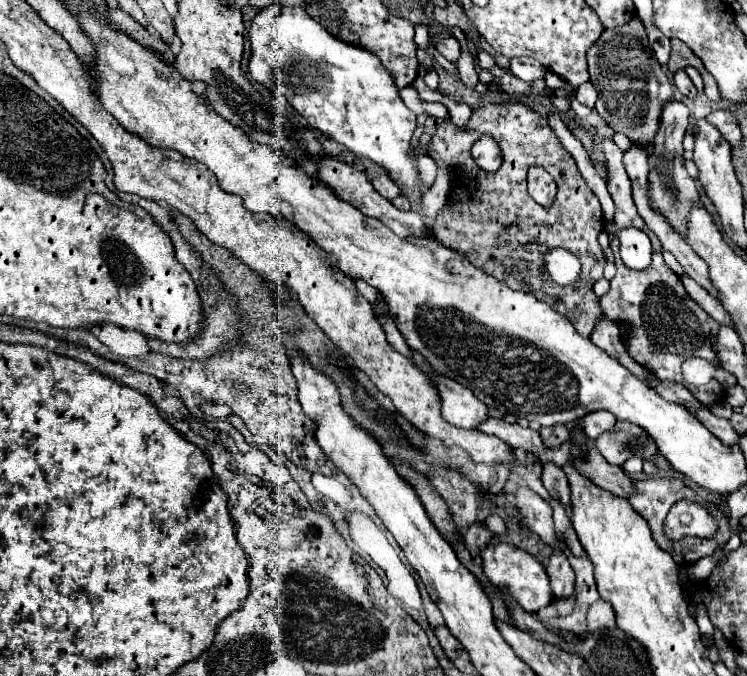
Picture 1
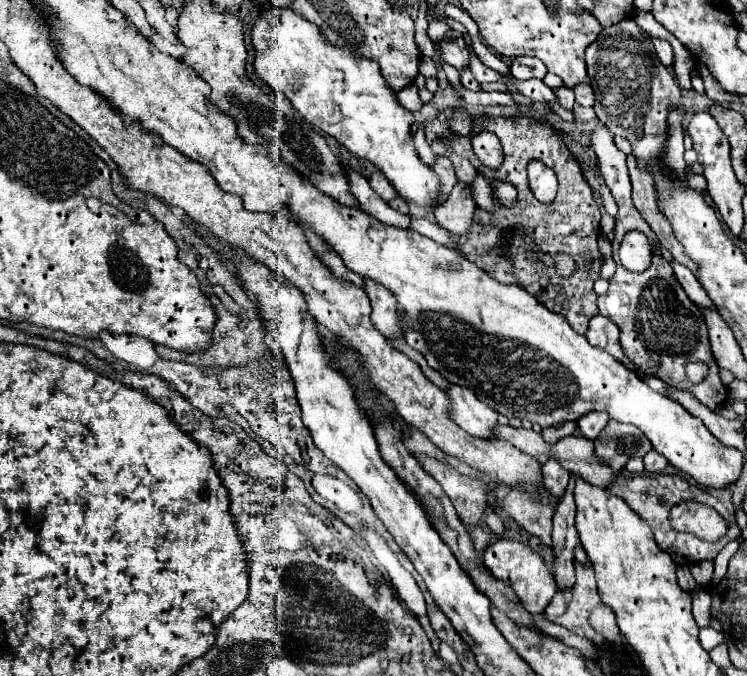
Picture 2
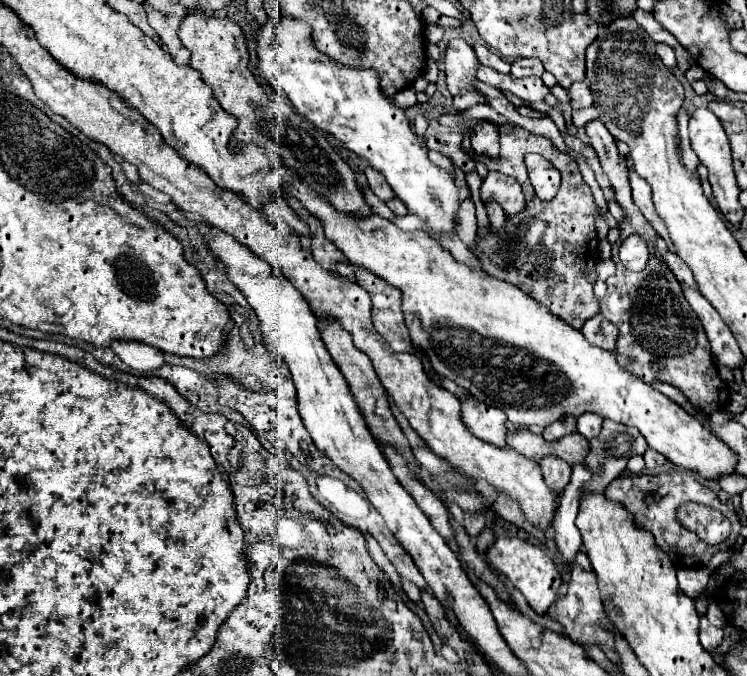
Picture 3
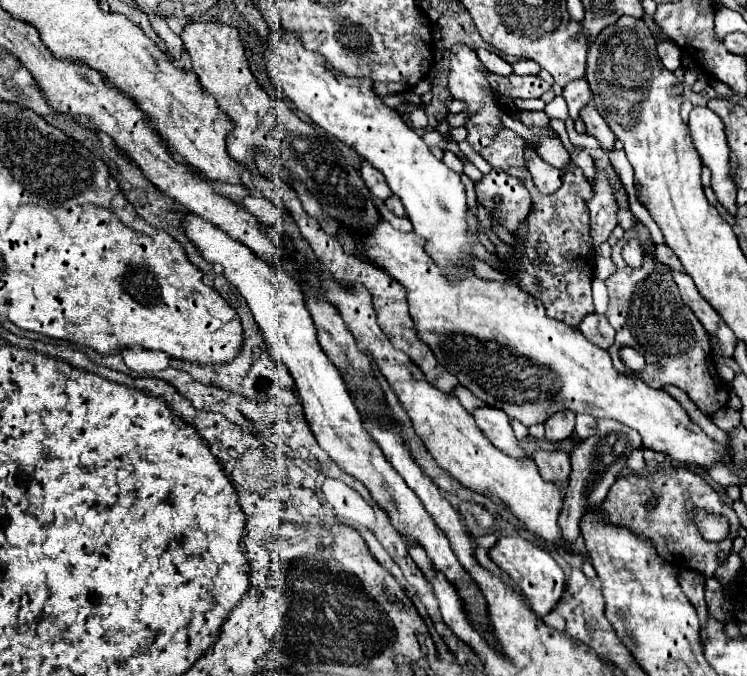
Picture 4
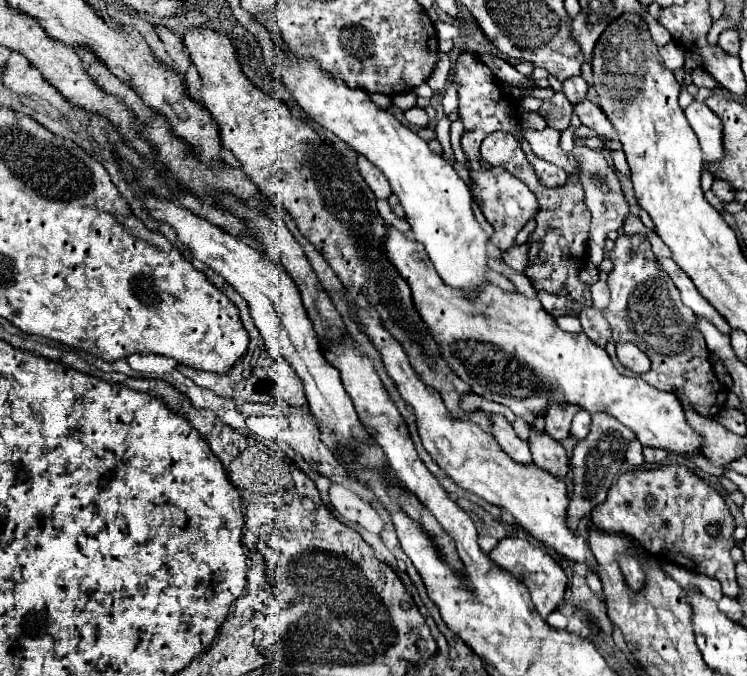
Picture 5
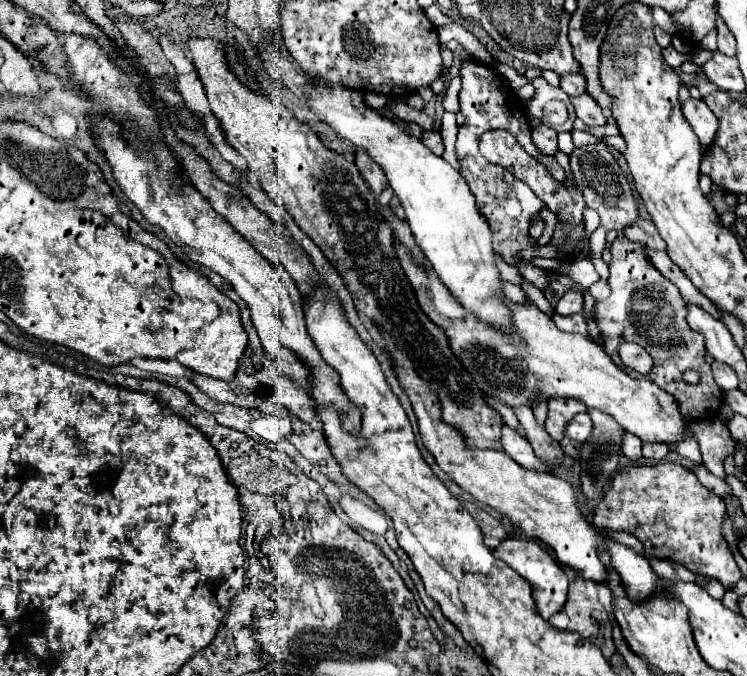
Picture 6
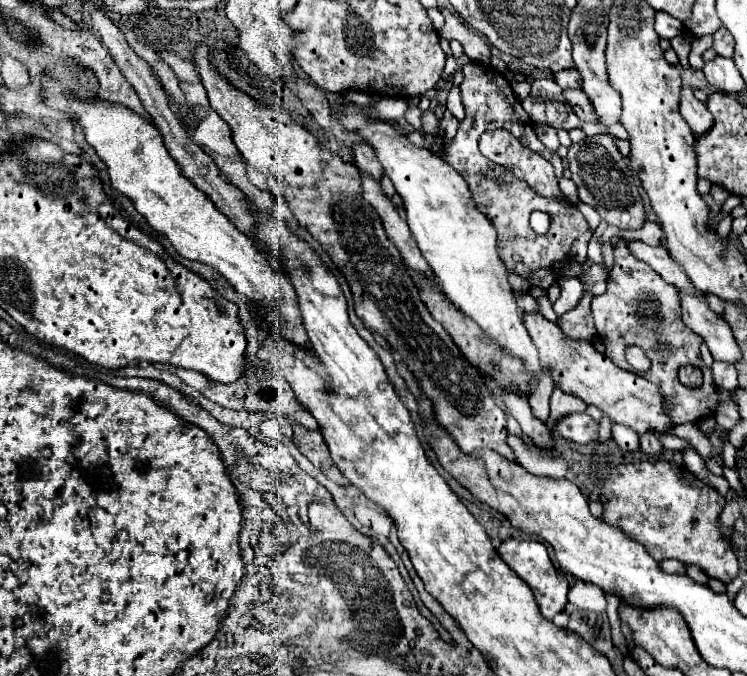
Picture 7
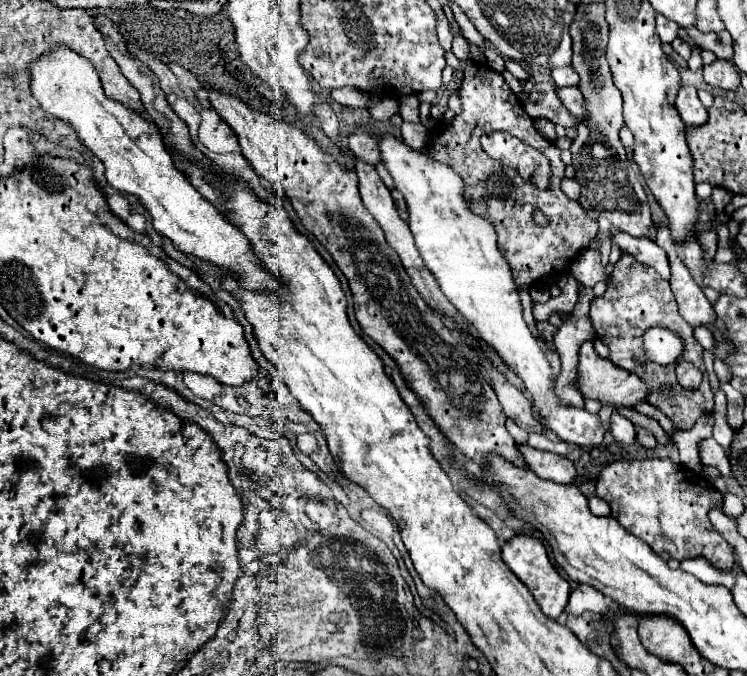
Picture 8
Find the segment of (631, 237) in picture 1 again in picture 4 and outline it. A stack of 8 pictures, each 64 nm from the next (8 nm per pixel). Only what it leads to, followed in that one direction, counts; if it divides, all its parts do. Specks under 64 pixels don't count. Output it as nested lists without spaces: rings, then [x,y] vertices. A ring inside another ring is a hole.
[[[630,240],[630,242],[624,246],[622,256],[624,256],[624,260],[626,260],[630,266],[640,266],[640,264],[642,264],[642,246],[638,244],[638,240]]]

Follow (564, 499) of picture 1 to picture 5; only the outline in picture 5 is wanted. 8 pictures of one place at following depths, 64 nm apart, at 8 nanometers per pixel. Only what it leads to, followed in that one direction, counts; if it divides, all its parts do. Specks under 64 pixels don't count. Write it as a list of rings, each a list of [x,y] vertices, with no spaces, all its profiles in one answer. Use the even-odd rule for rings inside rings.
[[[530,426],[530,452],[534,458],[534,464],[540,466],[542,470],[550,472],[552,476],[560,476],[564,478],[568,474],[568,456],[562,448],[560,442],[552,440],[546,432],[538,432],[534,430],[534,426]]]

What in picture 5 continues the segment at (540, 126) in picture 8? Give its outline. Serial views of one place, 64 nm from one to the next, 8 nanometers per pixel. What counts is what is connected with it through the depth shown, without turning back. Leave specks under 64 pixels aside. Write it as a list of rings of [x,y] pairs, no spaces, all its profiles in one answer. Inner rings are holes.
[[[548,126],[541,131],[522,127],[522,135],[526,136],[526,140],[532,146],[532,152],[538,158],[560,166],[562,170],[566,170],[566,174],[574,174],[576,164],[572,164],[572,156],[566,154],[558,144],[560,132]]]

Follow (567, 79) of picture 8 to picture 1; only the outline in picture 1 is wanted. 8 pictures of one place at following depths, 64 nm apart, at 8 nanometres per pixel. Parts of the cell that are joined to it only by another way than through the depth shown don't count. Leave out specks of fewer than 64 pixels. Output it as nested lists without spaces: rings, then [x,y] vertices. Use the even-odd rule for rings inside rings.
[[[584,82],[576,88],[576,100],[588,108],[594,108],[594,102],[596,102],[596,90],[592,88],[590,82]]]

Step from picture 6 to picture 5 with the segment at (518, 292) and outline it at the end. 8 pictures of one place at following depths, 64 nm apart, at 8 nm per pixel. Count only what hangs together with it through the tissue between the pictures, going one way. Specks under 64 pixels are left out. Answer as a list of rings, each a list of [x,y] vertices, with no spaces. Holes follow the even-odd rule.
[[[491,269],[488,270],[488,274],[486,274],[486,279],[489,283],[500,287],[503,291],[507,293],[517,292],[512,282],[510,282],[504,275],[497,273]]]

